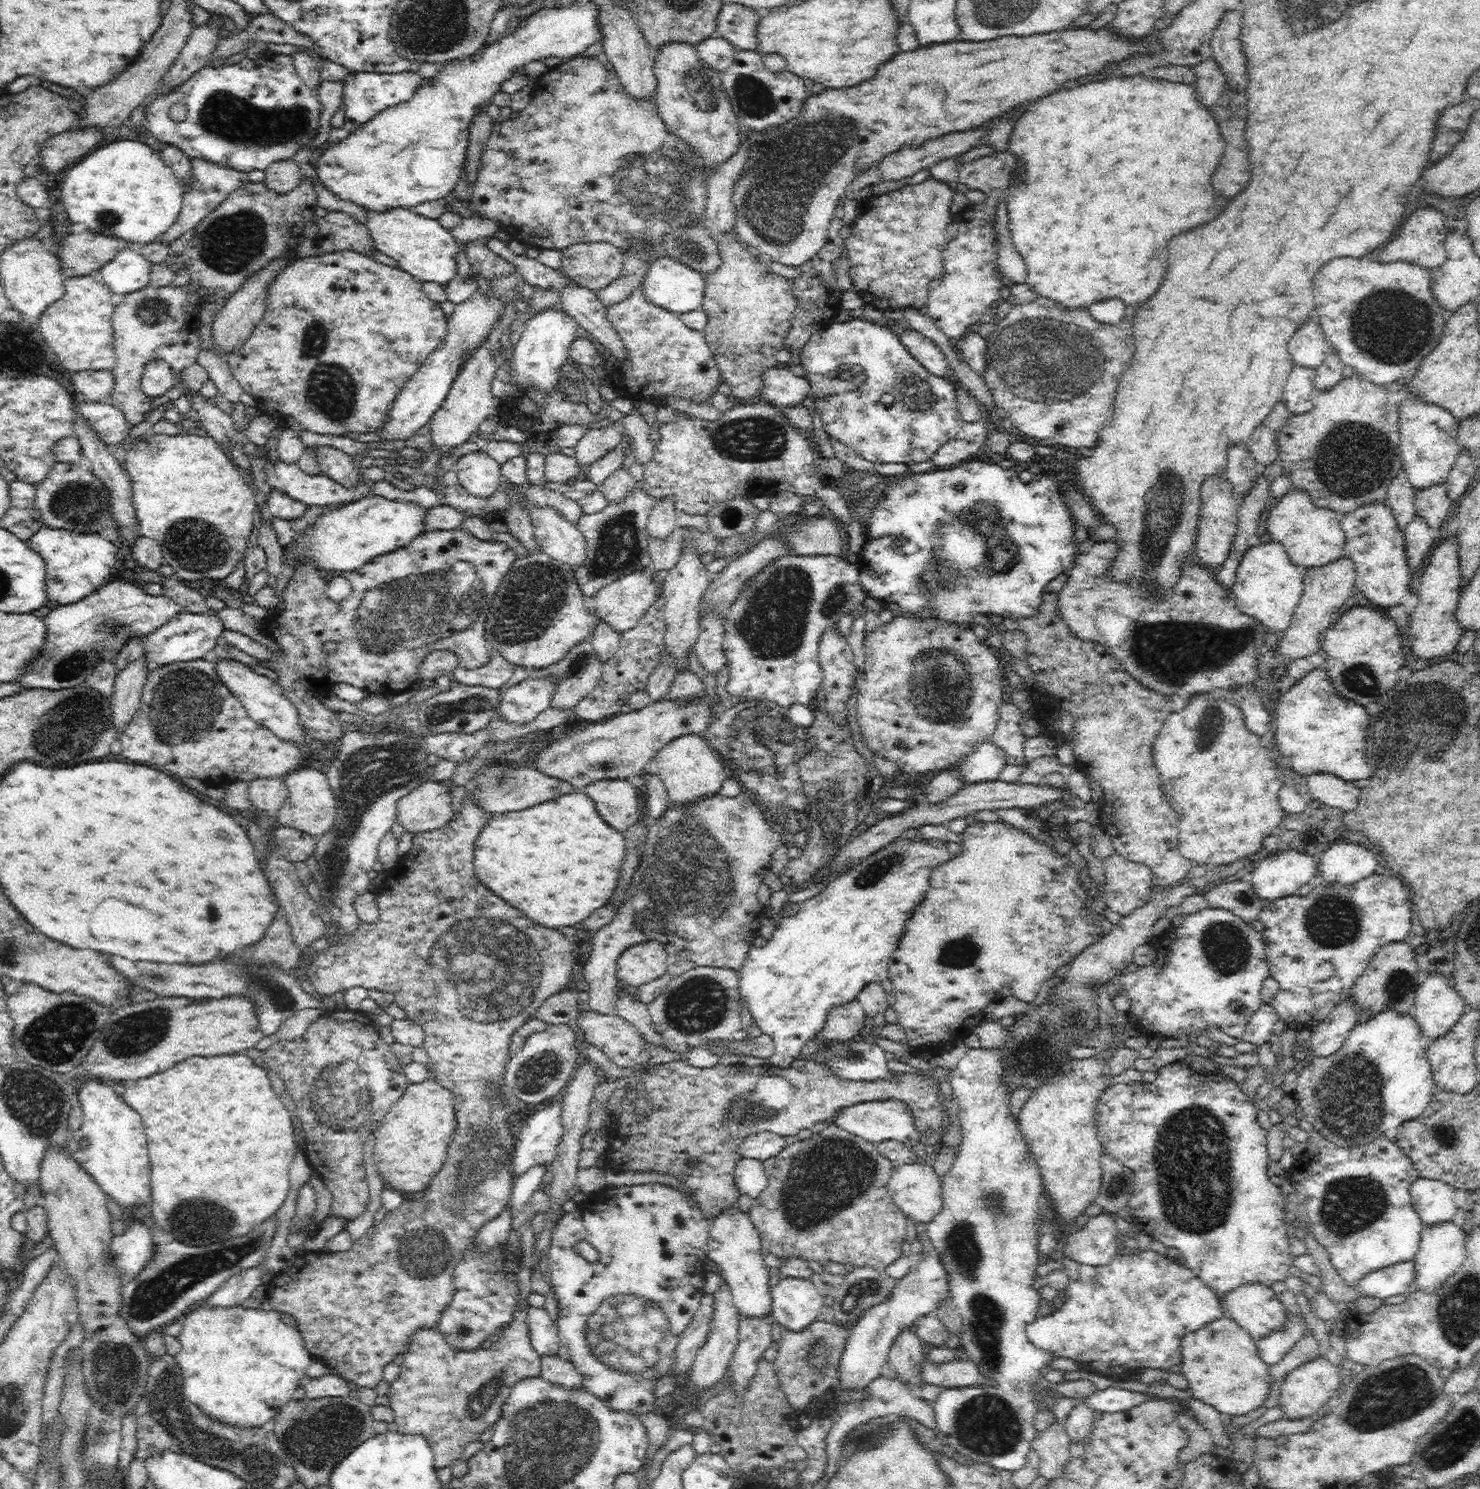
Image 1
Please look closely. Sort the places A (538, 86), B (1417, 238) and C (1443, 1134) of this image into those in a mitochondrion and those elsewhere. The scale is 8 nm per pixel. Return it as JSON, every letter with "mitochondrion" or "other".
{"A":"other","B":"other","C":"mitochondrion"}

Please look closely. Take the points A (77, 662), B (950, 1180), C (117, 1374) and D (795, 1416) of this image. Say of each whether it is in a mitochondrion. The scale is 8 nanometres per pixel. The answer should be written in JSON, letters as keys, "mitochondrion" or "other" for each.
{"A":"mitochondrion","B":"other","C":"mitochondrion","D":"other"}

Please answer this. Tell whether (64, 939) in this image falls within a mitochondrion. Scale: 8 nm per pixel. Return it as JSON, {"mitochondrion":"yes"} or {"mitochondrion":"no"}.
{"mitochondrion":"no"}

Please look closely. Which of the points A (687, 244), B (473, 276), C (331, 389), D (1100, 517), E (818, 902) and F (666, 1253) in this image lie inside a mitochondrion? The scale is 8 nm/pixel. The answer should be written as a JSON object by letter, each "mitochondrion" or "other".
{"A":"mitochondrion","B":"other","C":"mitochondrion","D":"other","E":"other","F":"other"}

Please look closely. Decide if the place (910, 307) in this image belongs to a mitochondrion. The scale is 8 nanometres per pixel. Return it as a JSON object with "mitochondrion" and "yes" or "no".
{"mitochondrion":"no"}

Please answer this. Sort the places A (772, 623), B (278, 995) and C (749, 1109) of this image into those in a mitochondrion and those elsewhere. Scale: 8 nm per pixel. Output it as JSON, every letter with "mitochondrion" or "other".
{"A":"mitochondrion","B":"mitochondrion","C":"mitochondrion"}

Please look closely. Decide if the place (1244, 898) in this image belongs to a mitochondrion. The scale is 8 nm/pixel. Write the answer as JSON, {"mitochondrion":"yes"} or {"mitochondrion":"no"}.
{"mitochondrion":"yes"}

